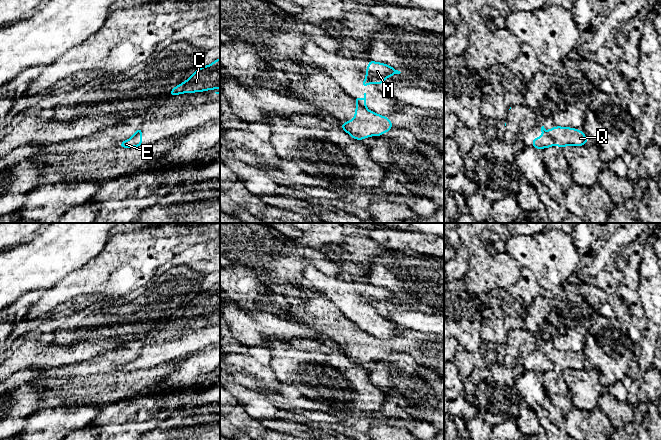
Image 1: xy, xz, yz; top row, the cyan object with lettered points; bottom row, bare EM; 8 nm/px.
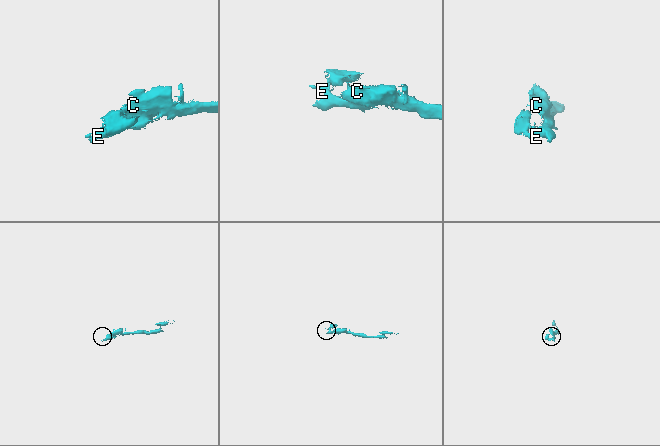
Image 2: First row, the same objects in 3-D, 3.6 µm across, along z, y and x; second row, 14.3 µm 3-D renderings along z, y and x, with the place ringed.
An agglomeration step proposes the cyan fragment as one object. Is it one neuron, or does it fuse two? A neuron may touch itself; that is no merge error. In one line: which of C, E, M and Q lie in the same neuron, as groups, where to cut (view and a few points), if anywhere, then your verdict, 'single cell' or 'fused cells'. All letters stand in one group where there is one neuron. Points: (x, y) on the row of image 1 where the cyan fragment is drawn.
C E M Q | no cut | single cell

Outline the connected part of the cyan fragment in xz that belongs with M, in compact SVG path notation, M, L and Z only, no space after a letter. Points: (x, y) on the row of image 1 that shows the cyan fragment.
M368 60L366 78L360 84L360 86L366 89L367 84L377 83L378 85L381 85L386 78L400 73L400 71L394 69L390 65Z

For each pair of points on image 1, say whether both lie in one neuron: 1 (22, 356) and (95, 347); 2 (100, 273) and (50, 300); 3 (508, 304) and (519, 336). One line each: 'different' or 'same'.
1: same
2: same
3: different

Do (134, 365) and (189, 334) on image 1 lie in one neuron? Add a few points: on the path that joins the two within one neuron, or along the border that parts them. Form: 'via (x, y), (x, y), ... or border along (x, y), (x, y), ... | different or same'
via (148, 357), (164, 343), (175, 337) | same

